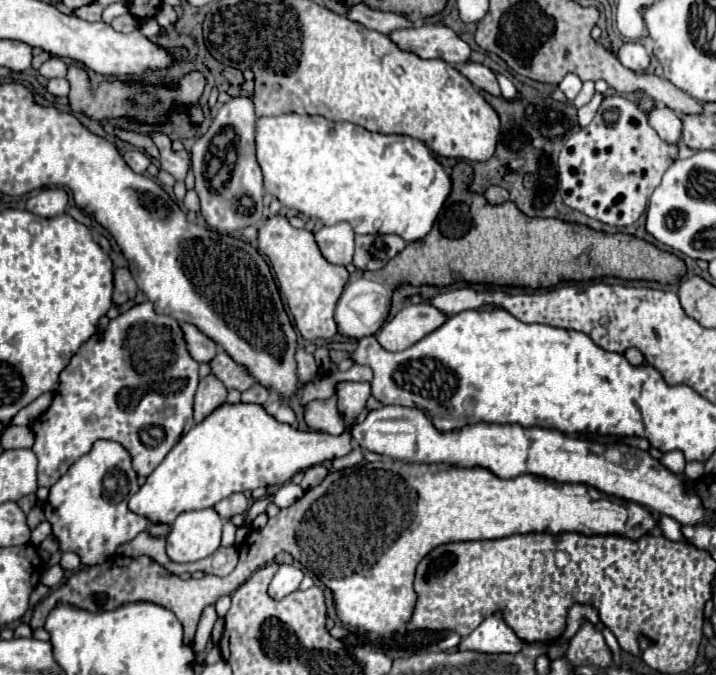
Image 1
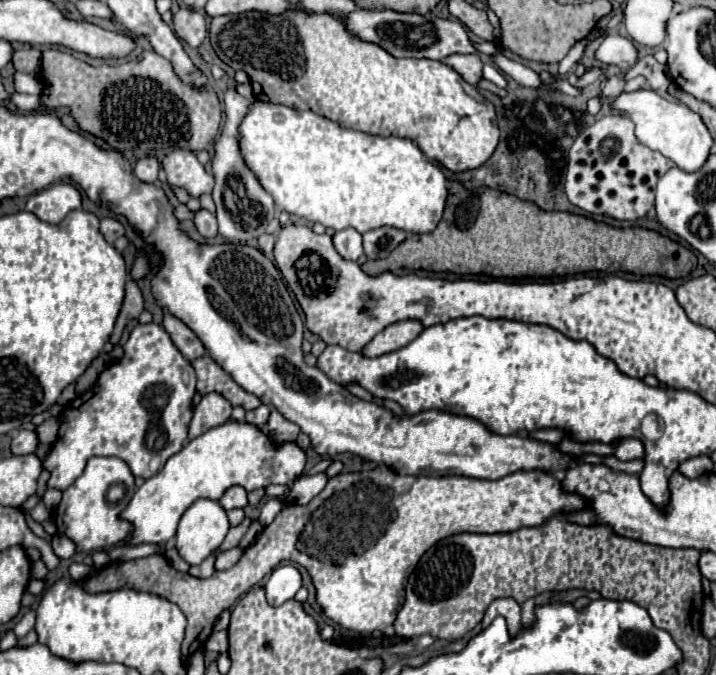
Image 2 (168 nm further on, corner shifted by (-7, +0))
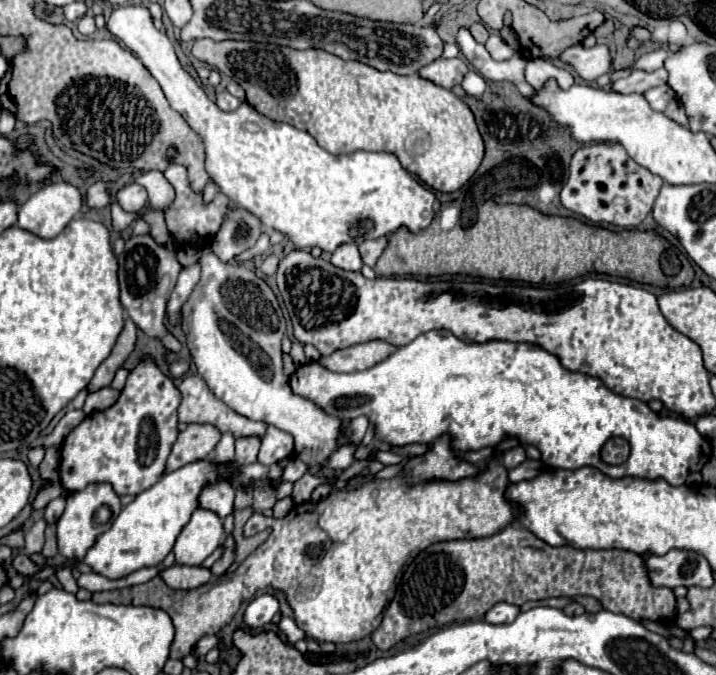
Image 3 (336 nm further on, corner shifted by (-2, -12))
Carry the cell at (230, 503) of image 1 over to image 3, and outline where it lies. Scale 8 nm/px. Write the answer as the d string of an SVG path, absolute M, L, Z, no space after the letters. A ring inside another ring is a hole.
M223 480L217 484L209 484L199 496L201 508L219 514L219 518L233 514L233 500L235 500L235 488L233 484L225 484Z

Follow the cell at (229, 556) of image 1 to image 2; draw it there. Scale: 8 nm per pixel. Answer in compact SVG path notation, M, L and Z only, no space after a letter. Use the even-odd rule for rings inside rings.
M232 548L232 550L222 552L222 554L216 558L216 570L228 570L228 568L232 568L232 566L240 560L242 552L244 552L242 548Z

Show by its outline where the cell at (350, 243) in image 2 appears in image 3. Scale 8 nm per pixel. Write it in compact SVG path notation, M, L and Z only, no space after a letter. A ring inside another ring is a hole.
M341 244L331 256L331 264L343 270L361 270L363 262L357 250L357 244Z

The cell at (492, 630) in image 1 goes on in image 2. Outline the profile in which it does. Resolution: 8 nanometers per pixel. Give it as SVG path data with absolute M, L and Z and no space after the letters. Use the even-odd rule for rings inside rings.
M514 598L494 600L488 606L482 624L488 624L488 620L494 620L496 616L504 616L508 620L508 628L512 628L512 632L516 632L516 624L520 624L520 604Z

